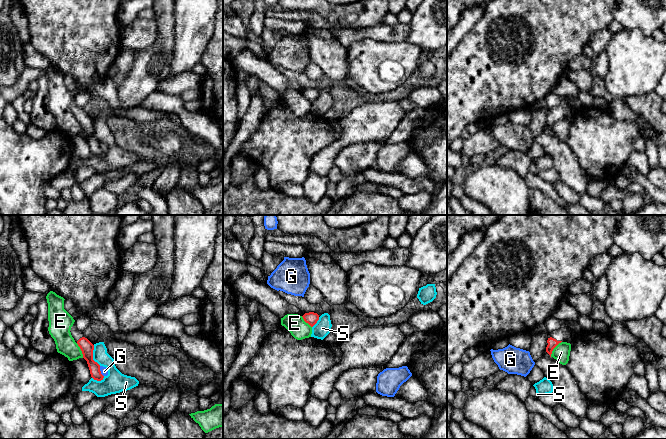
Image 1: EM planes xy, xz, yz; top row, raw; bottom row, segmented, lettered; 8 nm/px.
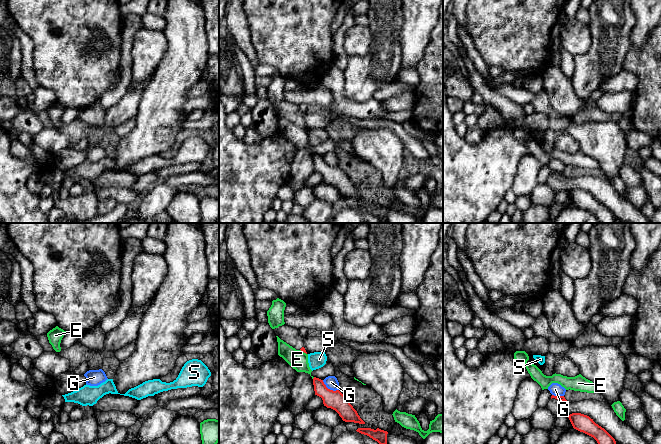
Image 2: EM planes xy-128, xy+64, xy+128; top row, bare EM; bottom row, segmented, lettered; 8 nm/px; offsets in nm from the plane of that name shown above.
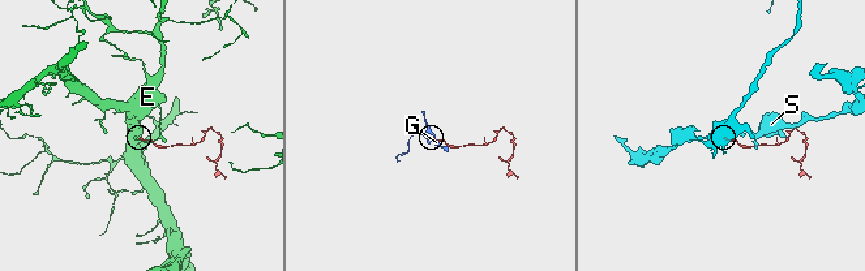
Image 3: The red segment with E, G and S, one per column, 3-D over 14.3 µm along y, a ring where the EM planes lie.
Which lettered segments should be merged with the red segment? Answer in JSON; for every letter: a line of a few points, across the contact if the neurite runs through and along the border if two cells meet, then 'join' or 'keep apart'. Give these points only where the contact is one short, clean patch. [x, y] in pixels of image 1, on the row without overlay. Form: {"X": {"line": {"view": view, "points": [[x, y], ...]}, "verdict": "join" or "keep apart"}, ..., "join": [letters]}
{"E": {"verdict": "keep apart"}, "G": {"line": {"view": "xy", "points": [[99, 142], [100, 149], [103, 152]]}, "verdict": "keep apart"}, "S": {"line": {"view": "xy", "points": [[93, 121], [93, 135], [100, 141]]}, "verdict": "keep apart"}, "join": []}

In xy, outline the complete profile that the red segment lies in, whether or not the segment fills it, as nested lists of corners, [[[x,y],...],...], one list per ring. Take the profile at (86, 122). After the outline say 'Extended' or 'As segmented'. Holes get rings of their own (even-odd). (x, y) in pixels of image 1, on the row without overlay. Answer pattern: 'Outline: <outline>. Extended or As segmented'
Outline: [[[76,97],[71,103],[70,108],[75,118],[80,123],[83,134],[87,137],[91,153],[97,157],[103,156],[104,152],[101,150],[100,141],[93,136],[94,121],[84,113],[83,108],[78,106]]]. Extended

